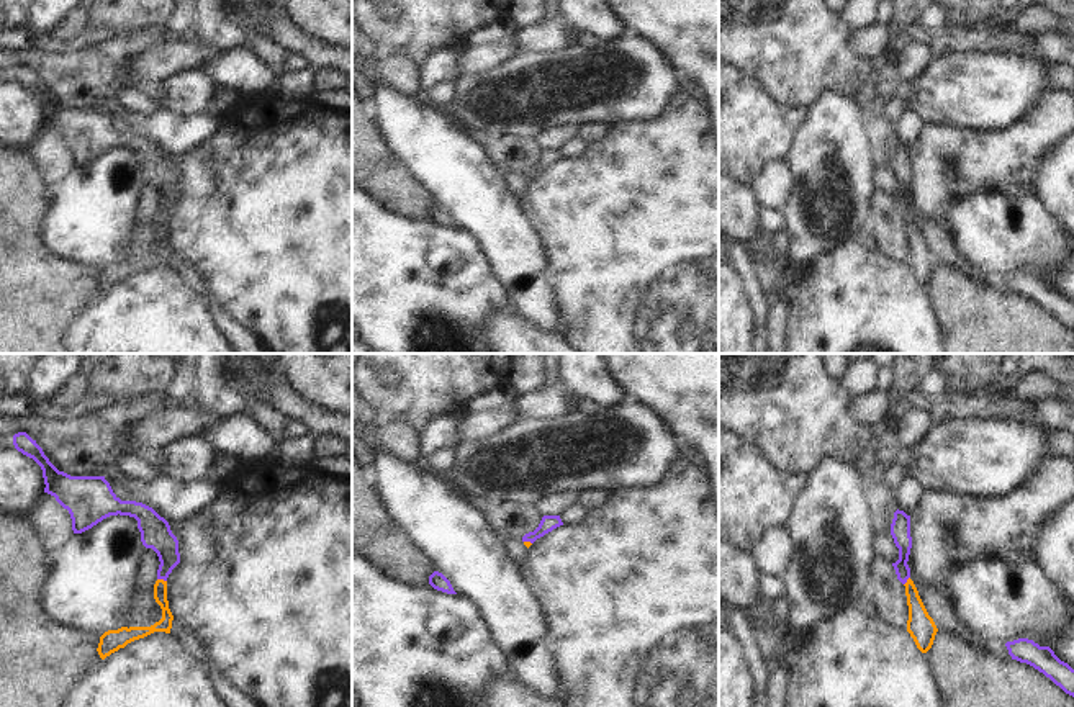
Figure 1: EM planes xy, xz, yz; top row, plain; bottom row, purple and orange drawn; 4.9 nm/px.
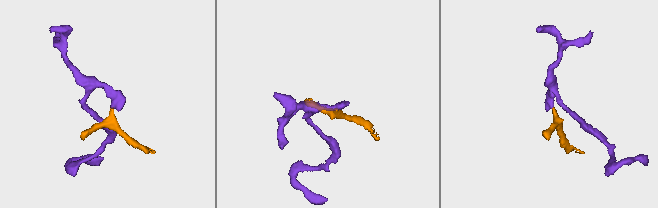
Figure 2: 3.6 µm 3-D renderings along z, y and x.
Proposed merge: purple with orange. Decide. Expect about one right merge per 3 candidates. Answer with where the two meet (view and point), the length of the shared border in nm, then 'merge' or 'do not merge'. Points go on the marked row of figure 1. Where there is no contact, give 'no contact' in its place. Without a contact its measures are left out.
xy (162, 578) | 50 nm | merge

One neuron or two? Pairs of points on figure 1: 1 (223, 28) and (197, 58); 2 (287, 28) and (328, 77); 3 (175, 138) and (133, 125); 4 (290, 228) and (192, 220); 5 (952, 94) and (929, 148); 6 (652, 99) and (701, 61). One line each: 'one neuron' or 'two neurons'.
1: two neurons
2: two neurons
3: one neuron
4: one neuron
5: two neurons
6: two neurons

